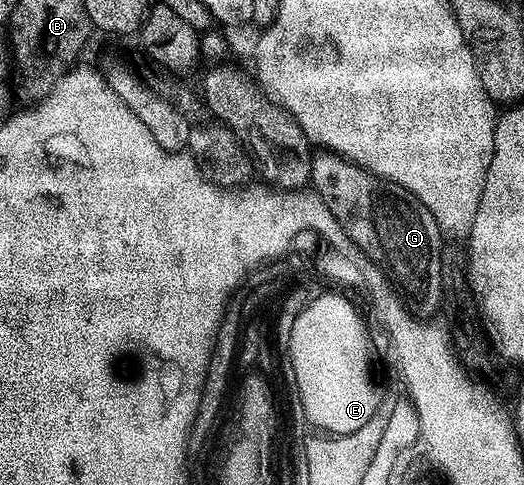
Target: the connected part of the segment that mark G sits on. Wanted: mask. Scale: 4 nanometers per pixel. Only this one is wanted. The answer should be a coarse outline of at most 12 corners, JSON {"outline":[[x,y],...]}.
{"outline":[[328,149],[309,183],[416,316],[445,235],[409,189]]}

